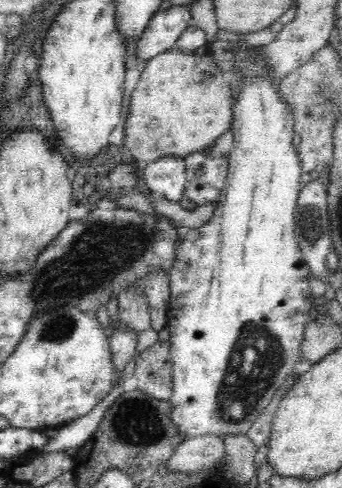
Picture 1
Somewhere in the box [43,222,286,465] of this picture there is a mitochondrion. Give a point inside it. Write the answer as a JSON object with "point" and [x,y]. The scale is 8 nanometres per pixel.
{"point":[134,423]}

